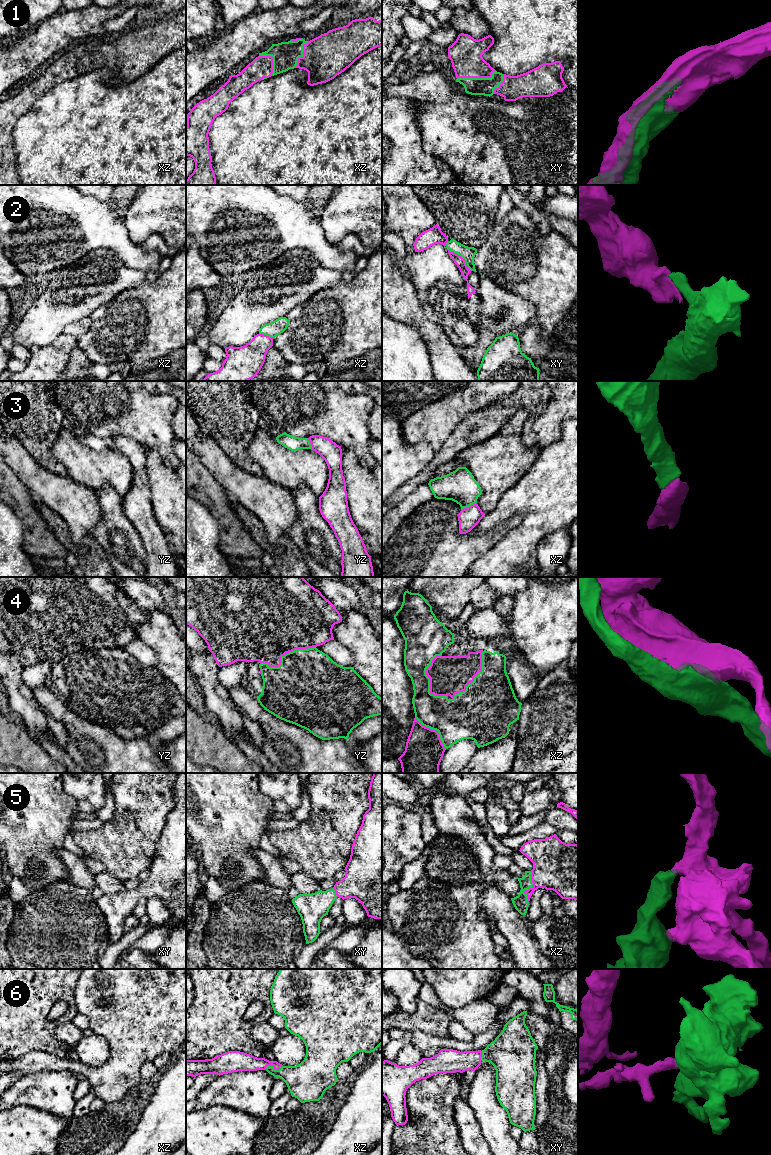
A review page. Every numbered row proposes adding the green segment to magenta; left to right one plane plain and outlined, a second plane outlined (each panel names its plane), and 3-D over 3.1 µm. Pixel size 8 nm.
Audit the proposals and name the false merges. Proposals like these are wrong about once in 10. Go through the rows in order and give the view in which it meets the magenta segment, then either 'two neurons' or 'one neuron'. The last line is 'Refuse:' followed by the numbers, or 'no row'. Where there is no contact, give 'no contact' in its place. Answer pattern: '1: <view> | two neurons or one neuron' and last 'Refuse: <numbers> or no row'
1: xy | one neuron
2: xy | two neurons
3: xz | one neuron
4: yz | two neurons
5: xz | one neuron
6: xz | one neuron
Refuse: 2, 4

